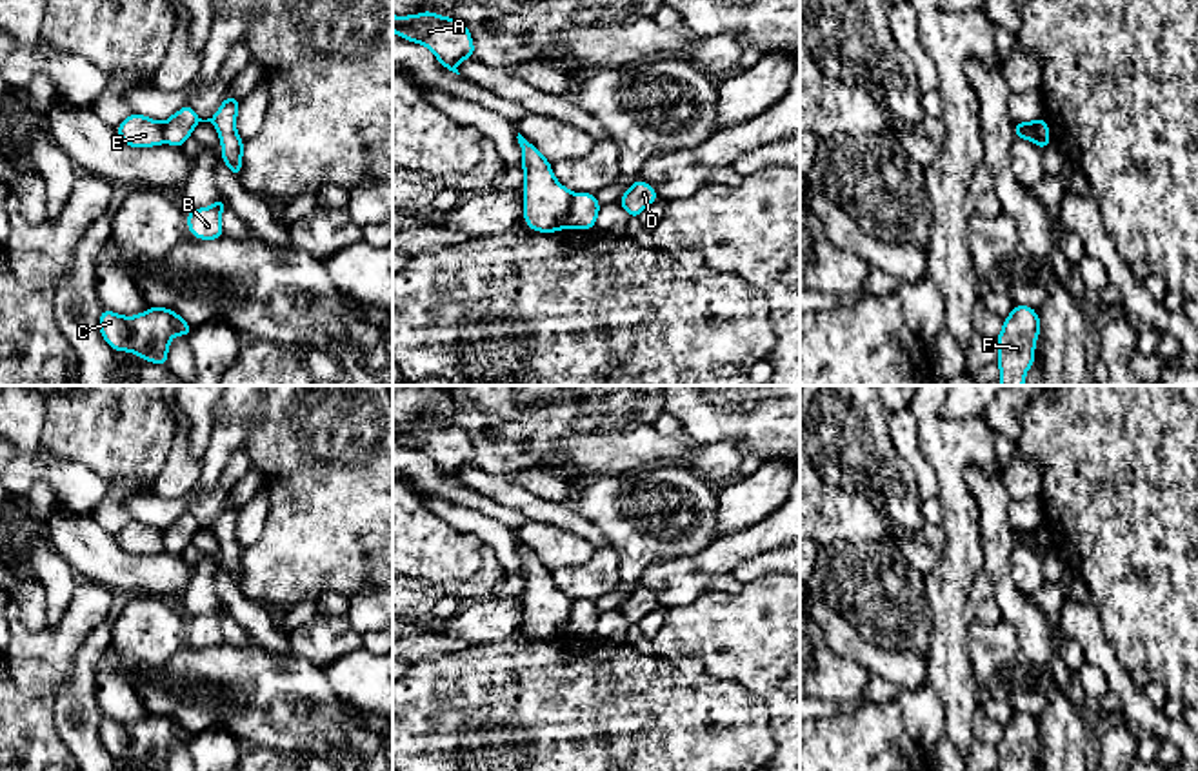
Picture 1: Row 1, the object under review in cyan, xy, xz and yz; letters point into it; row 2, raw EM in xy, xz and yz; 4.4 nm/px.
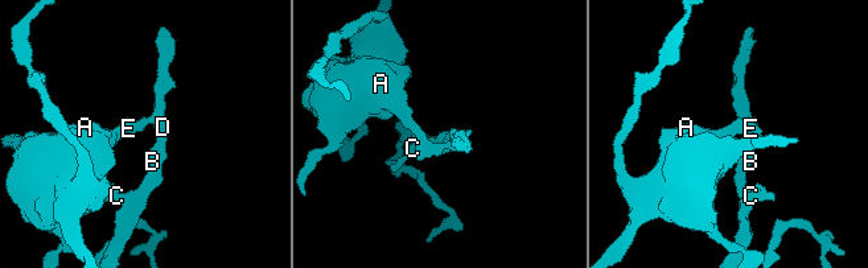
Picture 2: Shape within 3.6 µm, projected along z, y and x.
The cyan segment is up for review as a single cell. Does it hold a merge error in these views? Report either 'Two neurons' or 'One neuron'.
Two neurons

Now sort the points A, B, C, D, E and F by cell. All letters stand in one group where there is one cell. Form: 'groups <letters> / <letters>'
groups A E / B C D F

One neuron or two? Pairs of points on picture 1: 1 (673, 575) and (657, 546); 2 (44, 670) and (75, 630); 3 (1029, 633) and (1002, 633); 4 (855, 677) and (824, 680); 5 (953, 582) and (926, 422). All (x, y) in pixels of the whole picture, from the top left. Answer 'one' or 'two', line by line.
1: two
2: one
3: two
4: one
5: one

